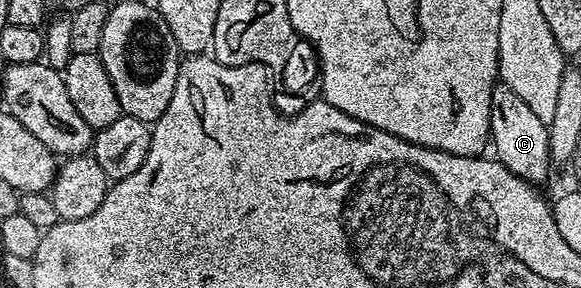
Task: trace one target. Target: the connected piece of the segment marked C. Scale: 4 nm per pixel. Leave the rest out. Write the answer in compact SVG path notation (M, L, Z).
M504 85L494 87L491 93L491 117L489 118L489 139L491 147L497 150L496 158L505 166L510 176L526 179L534 185L549 175L549 127L535 117L527 101L515 93L515 89Z

